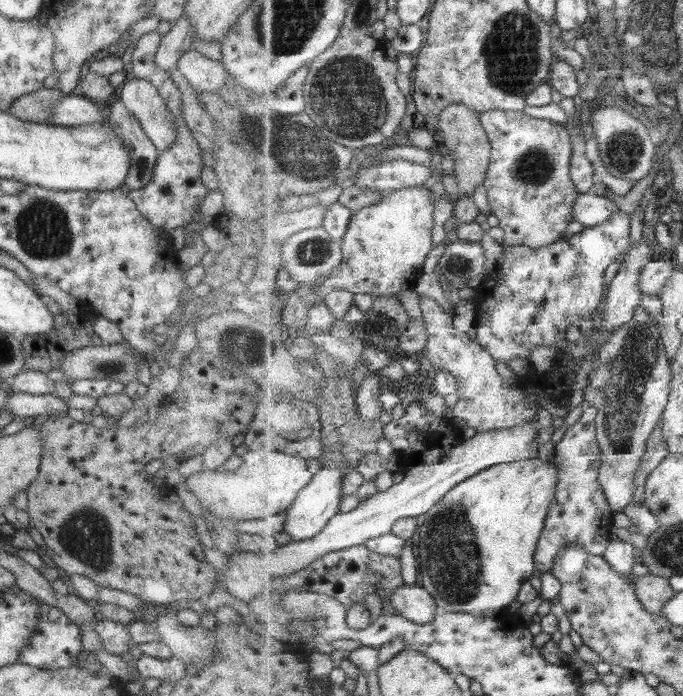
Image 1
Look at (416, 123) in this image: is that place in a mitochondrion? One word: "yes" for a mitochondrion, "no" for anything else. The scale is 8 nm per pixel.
no

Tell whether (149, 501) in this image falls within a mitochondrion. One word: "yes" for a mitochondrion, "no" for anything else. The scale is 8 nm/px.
no

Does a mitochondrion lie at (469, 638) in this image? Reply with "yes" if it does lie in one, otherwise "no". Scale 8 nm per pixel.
no

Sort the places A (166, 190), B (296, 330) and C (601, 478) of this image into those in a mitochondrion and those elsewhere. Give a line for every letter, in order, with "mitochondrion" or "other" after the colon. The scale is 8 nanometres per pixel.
A: other
B: other
C: other

